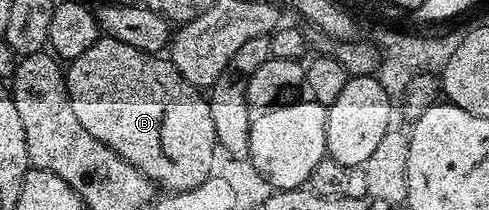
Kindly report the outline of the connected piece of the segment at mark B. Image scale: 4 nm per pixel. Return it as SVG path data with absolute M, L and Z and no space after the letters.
M100 36L86 52L70 60L65 69L65 88L83 129L162 186L164 192L189 192L210 178L213 151L218 146L208 98L200 88L187 82L167 57Z

